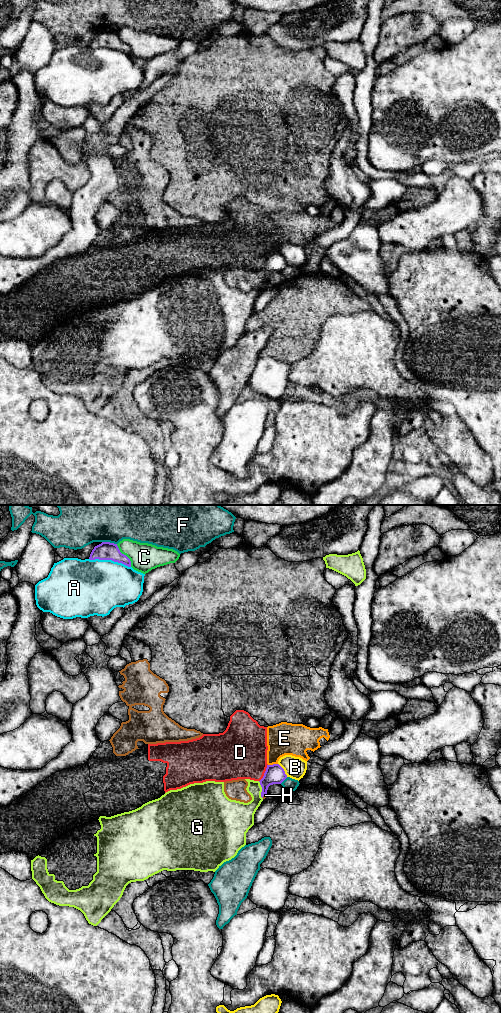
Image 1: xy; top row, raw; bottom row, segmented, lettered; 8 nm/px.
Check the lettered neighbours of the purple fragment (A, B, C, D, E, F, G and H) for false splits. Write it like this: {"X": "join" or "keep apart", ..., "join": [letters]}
{"A": "keep apart", "B": "keep apart", "C": "keep apart", "D": "keep apart", "E": "keep apart", "F": "keep apart", "G": "join", "H": "keep apart", "join": ["G"]}

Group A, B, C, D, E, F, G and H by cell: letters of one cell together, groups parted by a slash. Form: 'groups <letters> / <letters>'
groups A / B / C / D E / F / G / H

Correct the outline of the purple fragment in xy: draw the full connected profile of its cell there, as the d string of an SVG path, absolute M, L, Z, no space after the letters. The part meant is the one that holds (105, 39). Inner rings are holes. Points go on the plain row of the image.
M102 30L101 32L94 35L92 38L90 48L112 48L114 50L122 51L128 55L131 55L130 47L122 42L117 32L110 30Z

